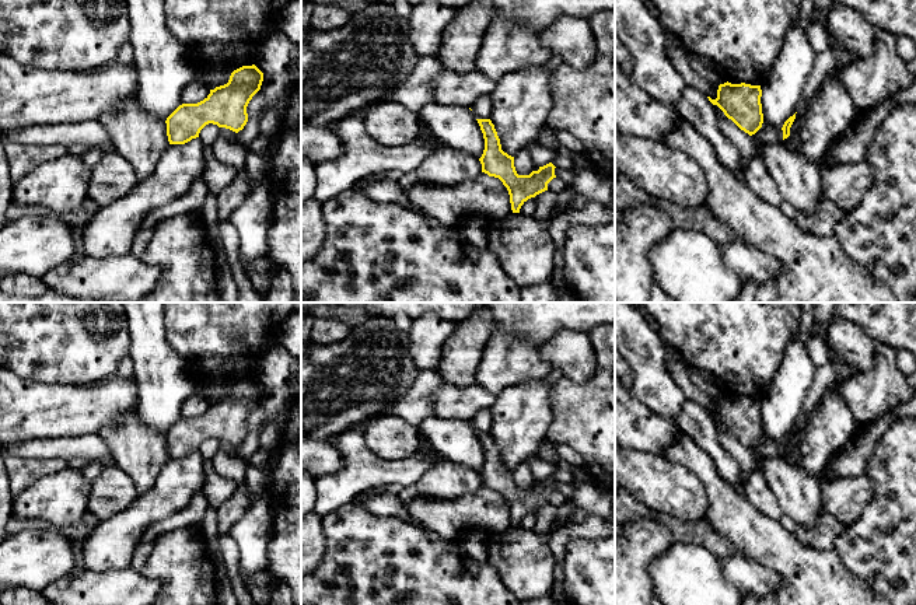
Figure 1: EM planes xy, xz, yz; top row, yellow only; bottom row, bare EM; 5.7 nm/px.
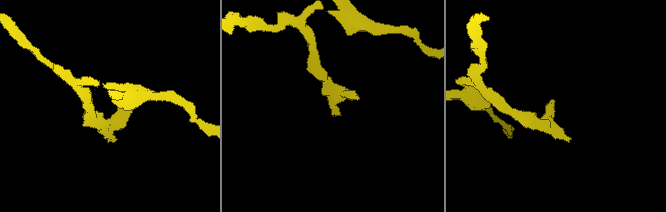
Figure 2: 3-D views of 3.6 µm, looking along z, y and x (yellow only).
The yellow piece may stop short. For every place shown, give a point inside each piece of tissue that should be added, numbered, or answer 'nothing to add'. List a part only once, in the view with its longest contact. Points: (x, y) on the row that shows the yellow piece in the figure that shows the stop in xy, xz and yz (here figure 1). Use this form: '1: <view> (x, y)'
nothing to add

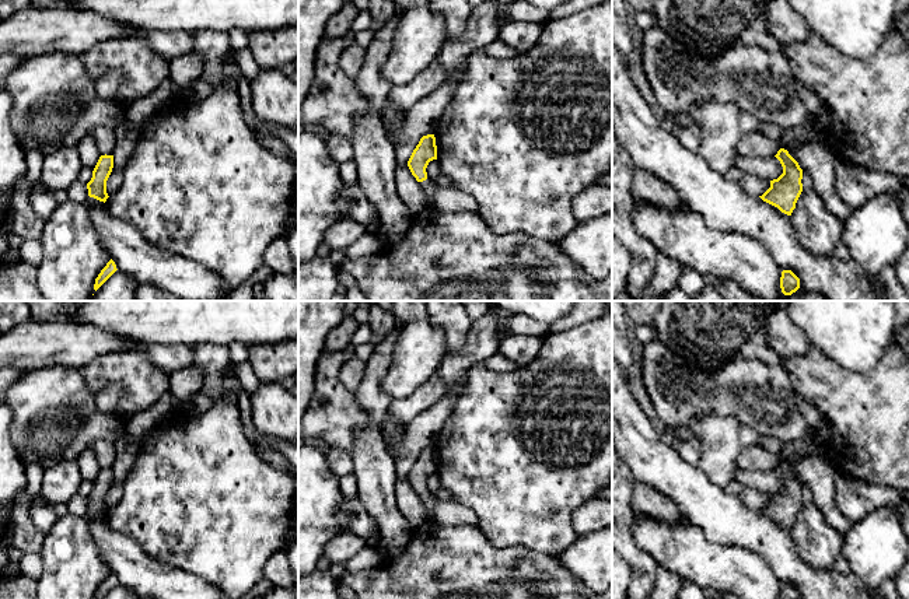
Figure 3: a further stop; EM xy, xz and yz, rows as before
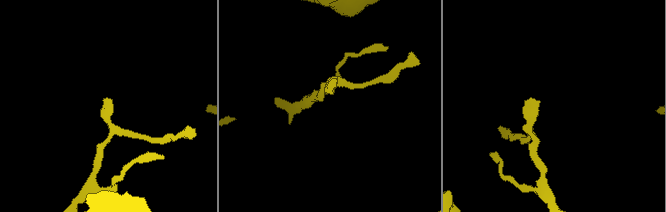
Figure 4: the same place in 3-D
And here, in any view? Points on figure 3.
1: xz (447, 199)

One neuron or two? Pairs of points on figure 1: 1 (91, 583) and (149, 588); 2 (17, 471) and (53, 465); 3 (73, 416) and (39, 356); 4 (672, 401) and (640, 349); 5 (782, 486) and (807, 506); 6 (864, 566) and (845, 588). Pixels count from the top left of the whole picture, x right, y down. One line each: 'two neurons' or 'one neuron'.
1: one neuron
2: one neuron
3: two neurons
4: one neuron
5: one neuron
6: two neurons

